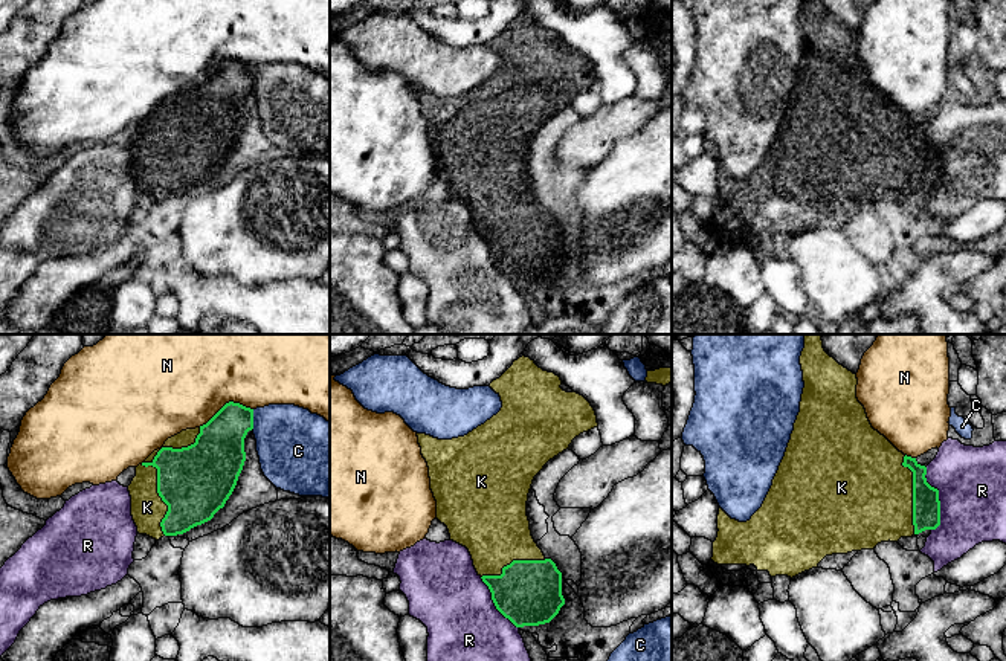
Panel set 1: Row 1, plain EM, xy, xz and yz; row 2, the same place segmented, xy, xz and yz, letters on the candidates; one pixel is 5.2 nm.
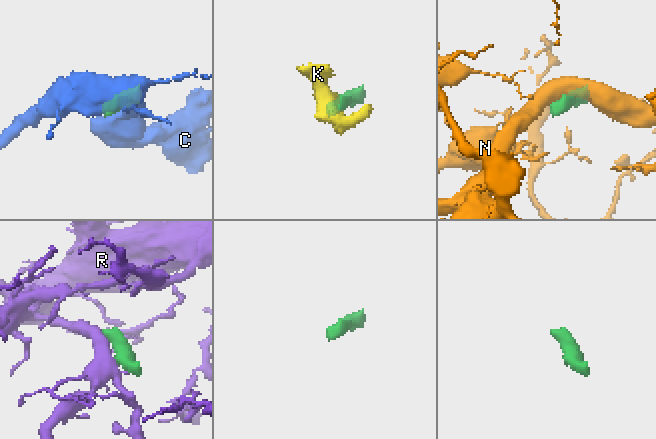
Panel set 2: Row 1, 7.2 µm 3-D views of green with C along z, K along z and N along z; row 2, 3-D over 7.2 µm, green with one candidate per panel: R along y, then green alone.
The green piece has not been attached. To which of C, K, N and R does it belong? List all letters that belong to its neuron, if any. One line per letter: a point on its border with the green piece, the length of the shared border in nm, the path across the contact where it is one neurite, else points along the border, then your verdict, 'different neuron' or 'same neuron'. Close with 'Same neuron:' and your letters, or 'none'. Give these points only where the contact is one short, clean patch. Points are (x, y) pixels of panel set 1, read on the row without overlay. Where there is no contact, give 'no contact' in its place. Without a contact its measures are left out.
C: xy (252, 77) | 100 nm | different neuron
K: xy (156, 125) | 600 nm | same neuron
N: xy (226, 61) | 300 nm | different neuron
R: yz (938, 156) | 340 nm | different neuron
Same neuron: K

